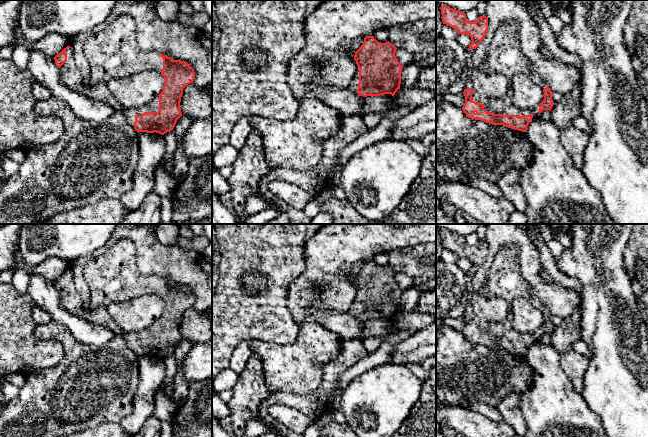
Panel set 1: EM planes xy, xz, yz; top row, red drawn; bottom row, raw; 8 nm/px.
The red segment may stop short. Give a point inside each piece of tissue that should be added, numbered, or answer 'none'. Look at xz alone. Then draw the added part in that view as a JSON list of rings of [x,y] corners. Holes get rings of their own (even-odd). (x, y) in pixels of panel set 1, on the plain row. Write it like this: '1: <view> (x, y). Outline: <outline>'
1: xz (353, 310). Outline: [[[358,290],[356,291],[356,297],[355,297],[355,301],[353,302],[353,304],[351,305],[348,313],[354,317],[357,317],[357,313],[358,313],[358,307],[359,307],[359,292]]]

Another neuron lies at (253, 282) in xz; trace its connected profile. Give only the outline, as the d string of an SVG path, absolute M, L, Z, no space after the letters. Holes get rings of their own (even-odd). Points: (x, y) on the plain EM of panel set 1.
M249 271L242 279L242 289L246 294L259 294L265 291L267 278L259 272Z

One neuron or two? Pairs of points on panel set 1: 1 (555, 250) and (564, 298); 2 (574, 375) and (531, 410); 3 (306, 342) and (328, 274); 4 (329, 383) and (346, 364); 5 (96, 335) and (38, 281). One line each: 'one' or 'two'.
1: two
2: two
3: one
4: one
5: one

